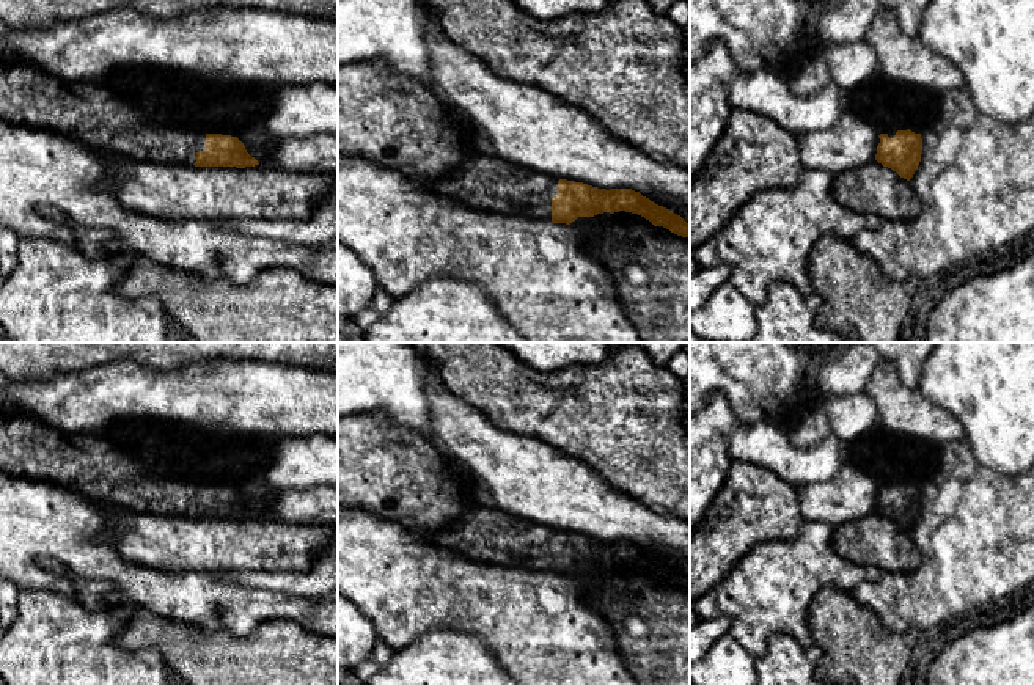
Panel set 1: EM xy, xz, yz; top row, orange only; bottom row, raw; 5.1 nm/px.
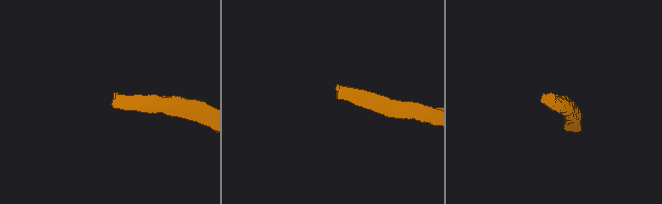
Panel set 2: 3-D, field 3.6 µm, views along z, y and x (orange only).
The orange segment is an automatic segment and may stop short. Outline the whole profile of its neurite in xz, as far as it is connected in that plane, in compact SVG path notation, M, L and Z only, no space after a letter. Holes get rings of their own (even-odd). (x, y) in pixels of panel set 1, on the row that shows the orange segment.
M473 156L448 174L424 181L432 192L481 212L514 214L570 225L578 217L625 211L644 217L654 226L690 237L690 225L680 215L655 204L640 192L605 190L558 179L498 156Z

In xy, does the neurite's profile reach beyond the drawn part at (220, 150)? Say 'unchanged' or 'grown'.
grown

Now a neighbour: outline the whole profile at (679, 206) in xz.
M662 192L641 193L658 206L663 206L680 215L690 225L690 201Z

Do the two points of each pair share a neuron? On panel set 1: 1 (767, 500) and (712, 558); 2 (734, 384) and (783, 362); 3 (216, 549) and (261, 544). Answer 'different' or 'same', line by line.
1: same
2: same
3: same

